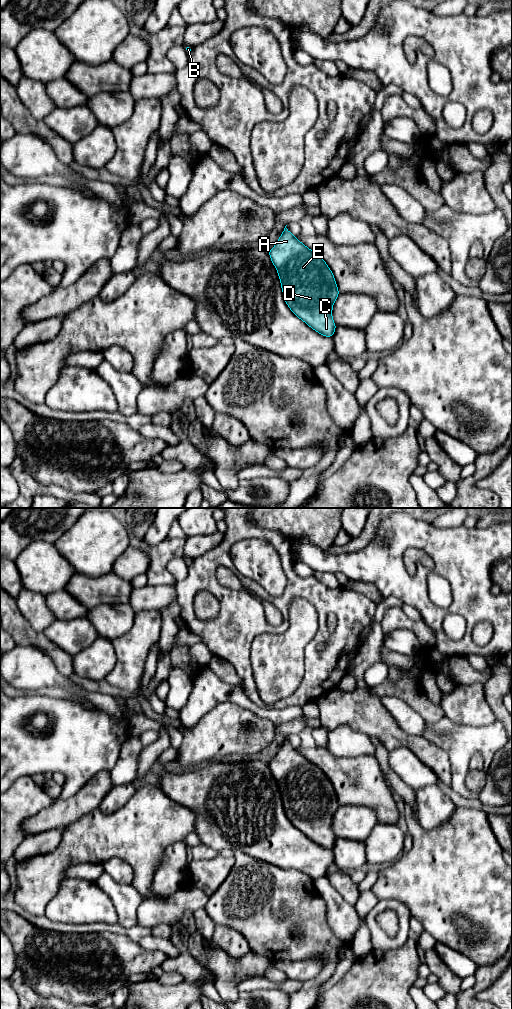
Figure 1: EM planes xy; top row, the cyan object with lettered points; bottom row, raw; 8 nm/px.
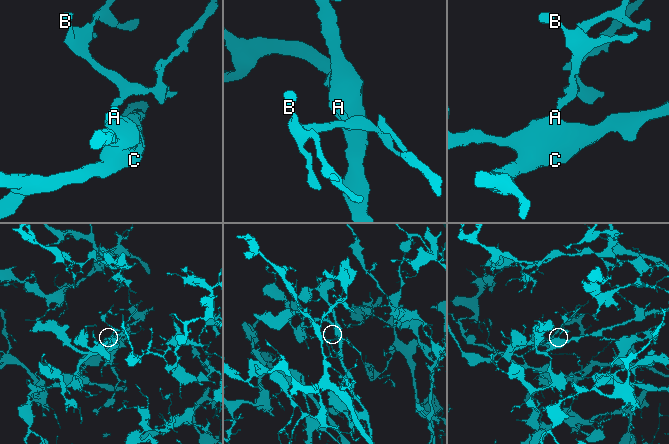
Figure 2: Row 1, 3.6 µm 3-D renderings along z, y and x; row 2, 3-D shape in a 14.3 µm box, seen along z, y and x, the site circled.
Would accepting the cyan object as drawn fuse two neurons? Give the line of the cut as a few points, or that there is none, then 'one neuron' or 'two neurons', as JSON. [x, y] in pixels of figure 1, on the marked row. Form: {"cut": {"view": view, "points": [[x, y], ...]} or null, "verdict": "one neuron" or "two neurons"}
{"cut": null, "verdict": "one neuron"}

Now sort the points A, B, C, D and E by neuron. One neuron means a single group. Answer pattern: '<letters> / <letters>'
A B C D E

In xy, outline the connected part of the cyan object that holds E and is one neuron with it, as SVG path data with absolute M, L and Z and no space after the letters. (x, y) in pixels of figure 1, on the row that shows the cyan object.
M286 226L276 245L268 251L268 253L272 263L277 269L283 291L283 297L290 310L316 332L325 337L333 337L337 326L332 318L332 308L340 293L338 291L334 275L325 261L317 253L307 248L303 243L297 240L296 237L288 231Z

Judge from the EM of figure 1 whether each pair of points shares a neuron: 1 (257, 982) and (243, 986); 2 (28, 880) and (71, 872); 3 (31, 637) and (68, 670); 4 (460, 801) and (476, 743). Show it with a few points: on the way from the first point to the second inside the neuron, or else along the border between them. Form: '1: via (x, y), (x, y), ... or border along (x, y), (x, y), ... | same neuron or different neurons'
1: via (254, 983), (246, 985) | same neuron
2: border along (86, 862), (71, 865), (65, 871), (65, 876) | different neurons
3: via (41, 642), (60, 660) | same neuron
4: via (459, 787), (459, 760), (462, 757) | same neuron

